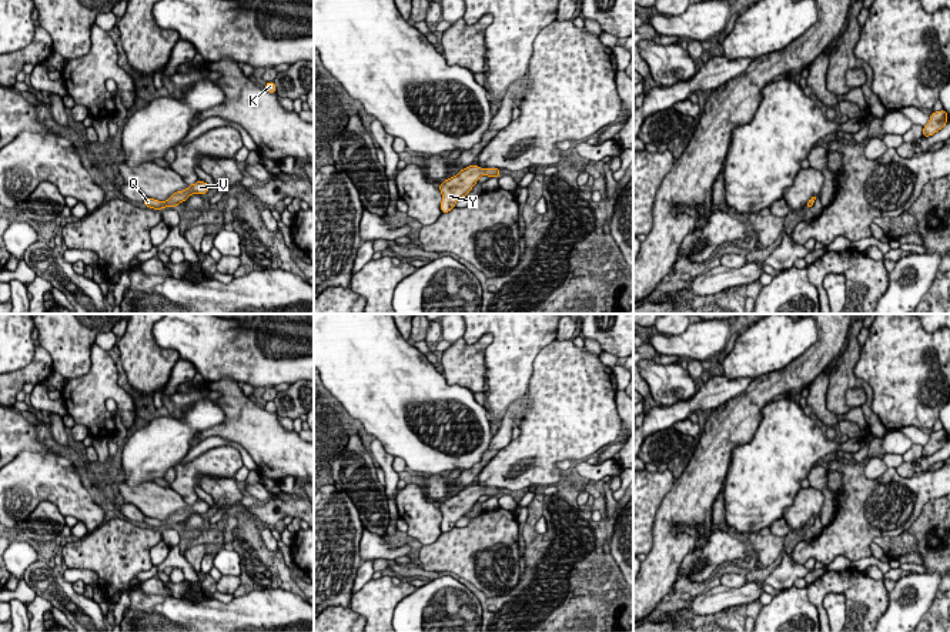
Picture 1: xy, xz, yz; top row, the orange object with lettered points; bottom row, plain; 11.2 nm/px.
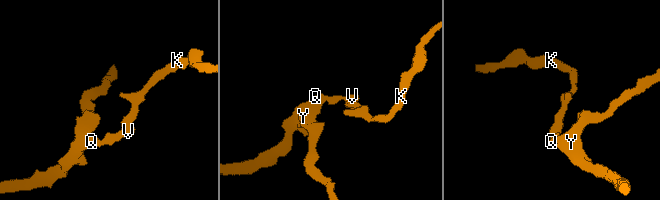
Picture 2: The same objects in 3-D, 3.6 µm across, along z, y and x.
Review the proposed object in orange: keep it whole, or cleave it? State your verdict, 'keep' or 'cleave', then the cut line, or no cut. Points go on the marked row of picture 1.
keep | no cut

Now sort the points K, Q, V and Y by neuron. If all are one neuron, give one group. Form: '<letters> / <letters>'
K Q V Y

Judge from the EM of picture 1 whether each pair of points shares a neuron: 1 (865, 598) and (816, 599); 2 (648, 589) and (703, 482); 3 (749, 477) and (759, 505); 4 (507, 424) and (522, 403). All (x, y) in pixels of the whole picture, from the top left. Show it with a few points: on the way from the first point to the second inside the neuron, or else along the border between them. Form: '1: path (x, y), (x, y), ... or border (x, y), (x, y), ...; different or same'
1: path (852, 587), (828, 587); same
2: path (664, 562), (664, 522), (676, 510); same
3: path (756, 484), (756, 498); same
4: path (512, 418), (519, 408); same

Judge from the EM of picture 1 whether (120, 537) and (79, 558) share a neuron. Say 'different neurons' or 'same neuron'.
same neuron

